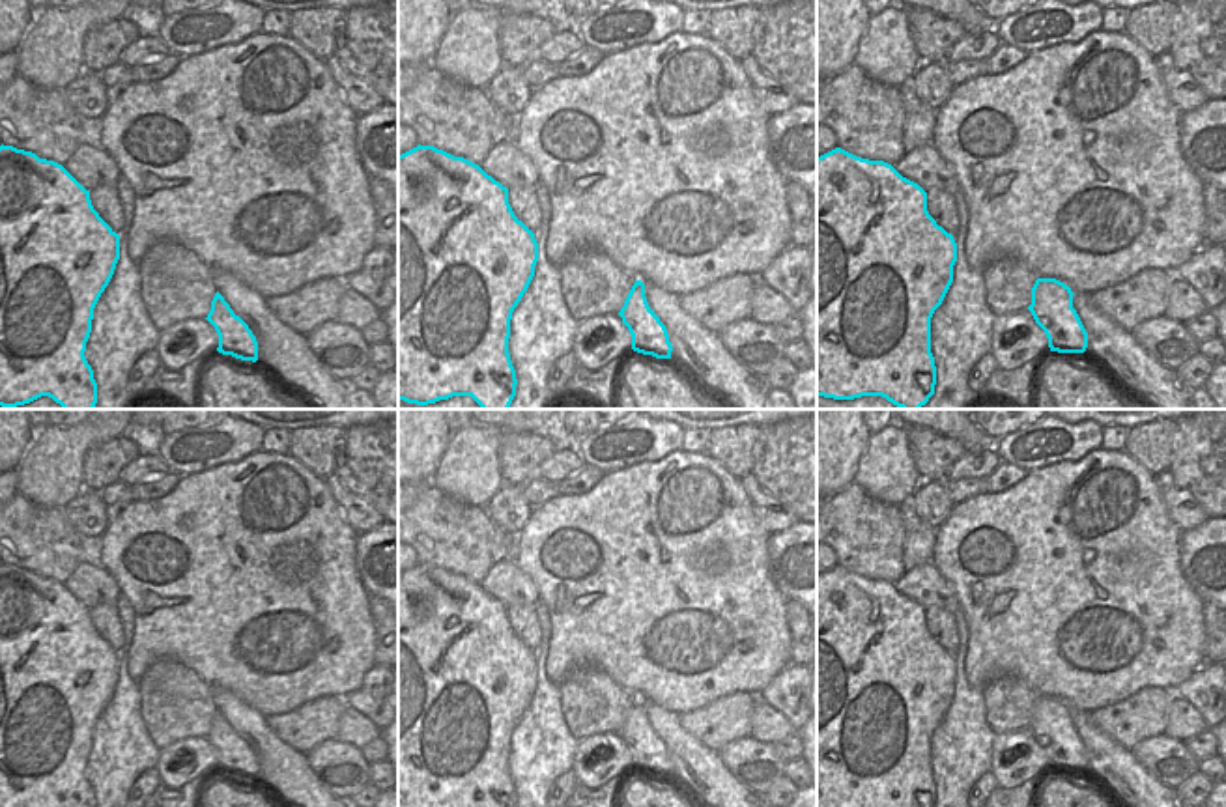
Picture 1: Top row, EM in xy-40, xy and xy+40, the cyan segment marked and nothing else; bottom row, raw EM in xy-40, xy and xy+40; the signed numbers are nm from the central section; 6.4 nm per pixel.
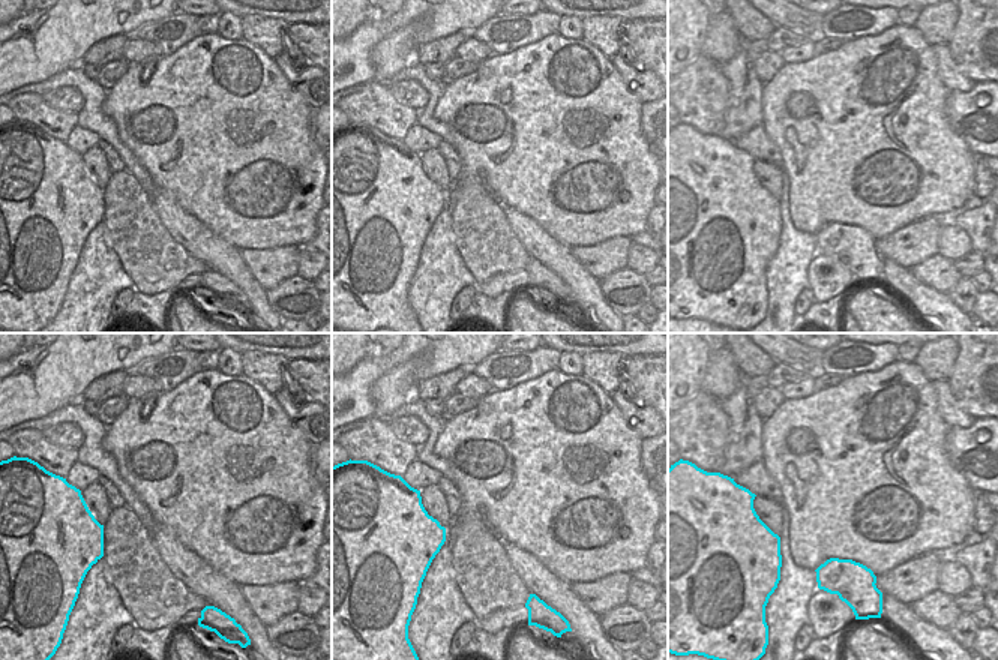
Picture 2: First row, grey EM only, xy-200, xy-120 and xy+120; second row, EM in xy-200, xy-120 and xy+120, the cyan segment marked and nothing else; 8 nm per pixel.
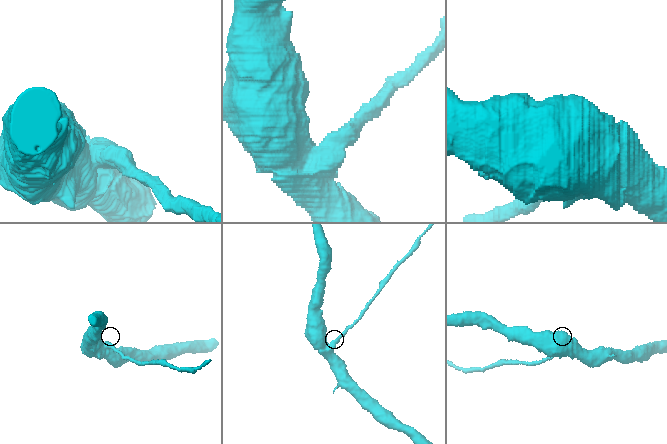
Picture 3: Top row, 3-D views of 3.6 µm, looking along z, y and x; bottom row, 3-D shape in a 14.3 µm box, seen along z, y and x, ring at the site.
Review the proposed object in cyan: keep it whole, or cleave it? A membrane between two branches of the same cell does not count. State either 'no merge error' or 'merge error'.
merge error

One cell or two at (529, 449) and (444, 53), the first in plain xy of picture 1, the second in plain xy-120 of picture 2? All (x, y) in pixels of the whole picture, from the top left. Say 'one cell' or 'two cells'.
one cell

